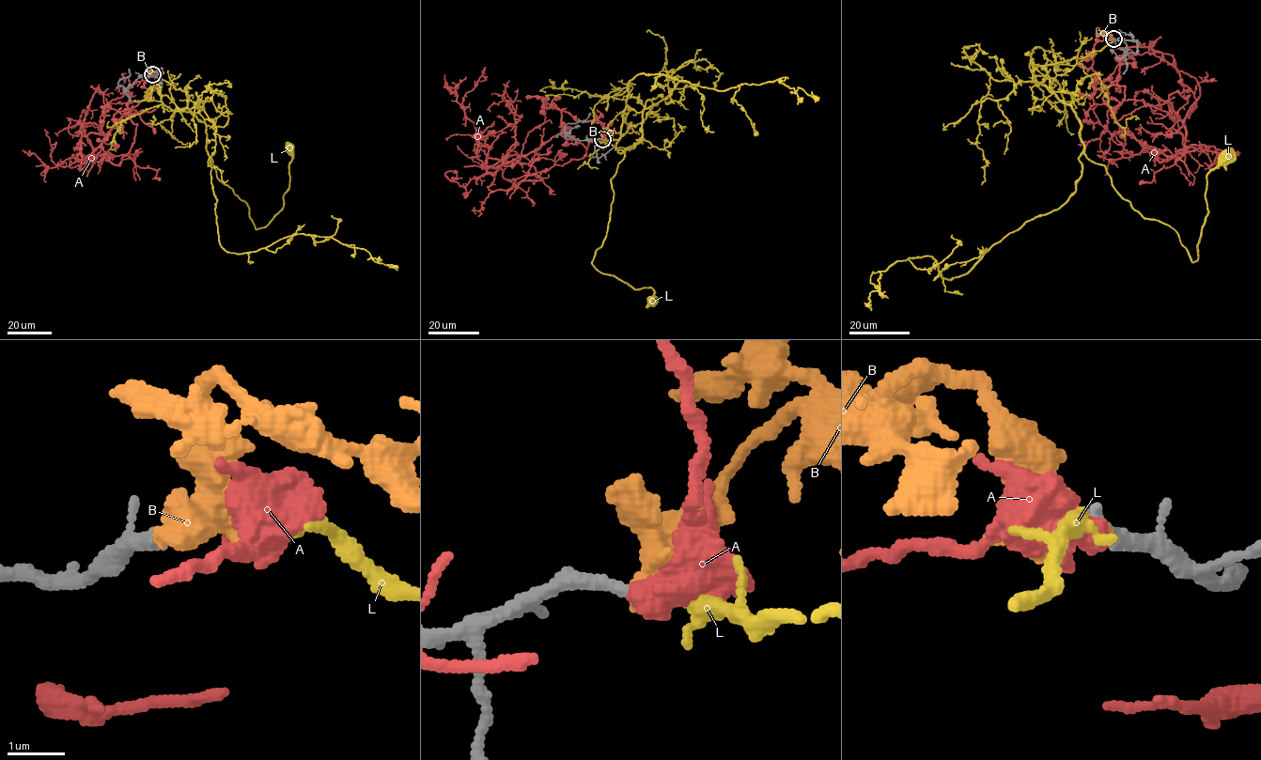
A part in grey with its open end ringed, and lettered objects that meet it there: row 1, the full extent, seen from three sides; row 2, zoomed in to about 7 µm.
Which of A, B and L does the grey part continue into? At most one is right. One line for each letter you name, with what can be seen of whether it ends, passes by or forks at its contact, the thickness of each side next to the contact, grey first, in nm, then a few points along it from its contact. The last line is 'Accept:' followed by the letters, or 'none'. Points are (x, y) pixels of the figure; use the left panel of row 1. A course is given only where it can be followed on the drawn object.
L: it ends; calibres 240 and 260 nm; course (151, 74), (188, 94), (187, 108), (205, 124), (217, 178), (247, 203), (256, 229), (283, 207), (290, 147)
Accept: L

